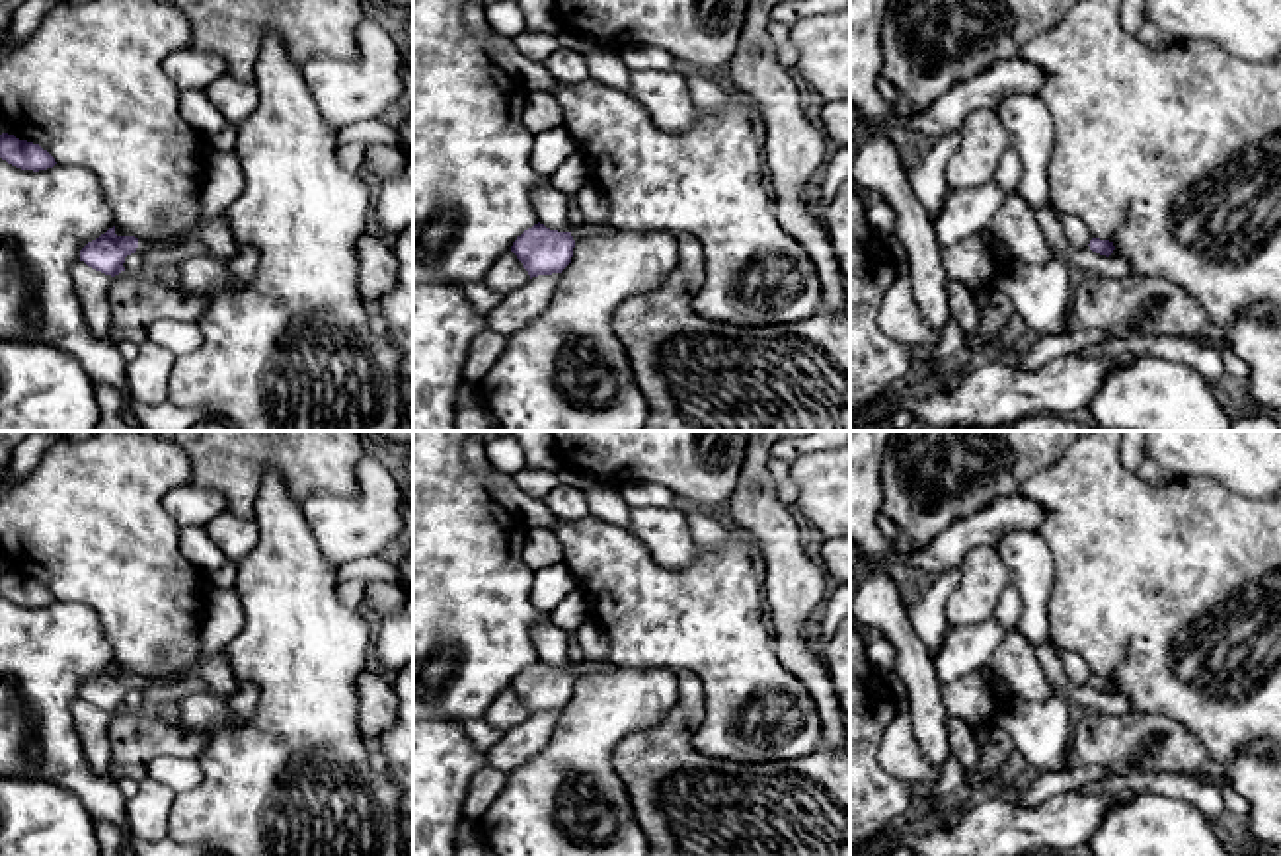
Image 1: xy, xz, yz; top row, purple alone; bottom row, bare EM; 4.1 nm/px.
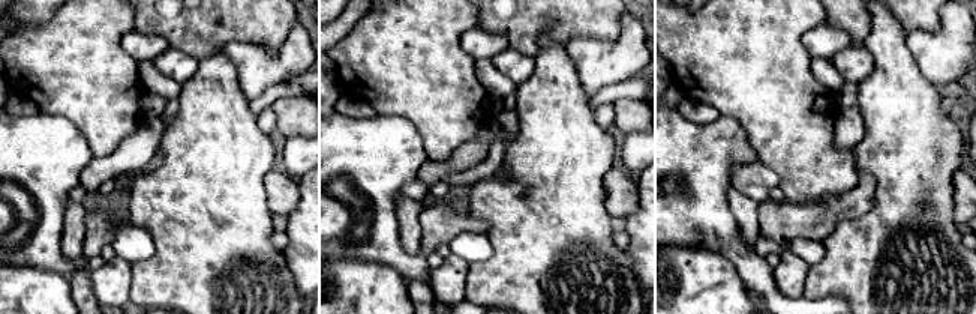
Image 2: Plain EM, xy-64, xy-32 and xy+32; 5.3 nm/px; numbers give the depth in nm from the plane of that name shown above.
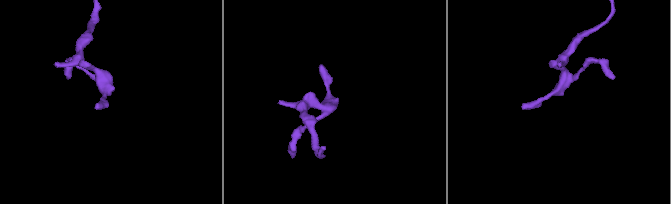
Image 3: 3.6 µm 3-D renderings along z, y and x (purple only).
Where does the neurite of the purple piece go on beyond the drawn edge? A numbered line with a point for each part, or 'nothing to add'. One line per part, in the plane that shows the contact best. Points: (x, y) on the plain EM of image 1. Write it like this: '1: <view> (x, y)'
nothing to add

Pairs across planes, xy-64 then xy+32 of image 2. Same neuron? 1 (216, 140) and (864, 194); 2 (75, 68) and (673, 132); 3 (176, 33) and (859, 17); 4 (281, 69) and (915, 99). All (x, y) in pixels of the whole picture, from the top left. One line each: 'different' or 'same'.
1: different
2: different
3: same
4: different

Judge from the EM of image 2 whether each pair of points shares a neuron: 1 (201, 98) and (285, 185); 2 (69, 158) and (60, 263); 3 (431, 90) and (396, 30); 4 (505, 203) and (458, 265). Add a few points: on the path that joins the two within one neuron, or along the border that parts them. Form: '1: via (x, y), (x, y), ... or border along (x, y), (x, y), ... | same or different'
1: border along (276, 166), (264, 181), (267, 205) | different
2: via (48, 184), (48, 238) | same
3: via (423, 75), (405, 57), (404, 45) | same
4: border along (471, 263), (467, 272), (465, 298) | different

